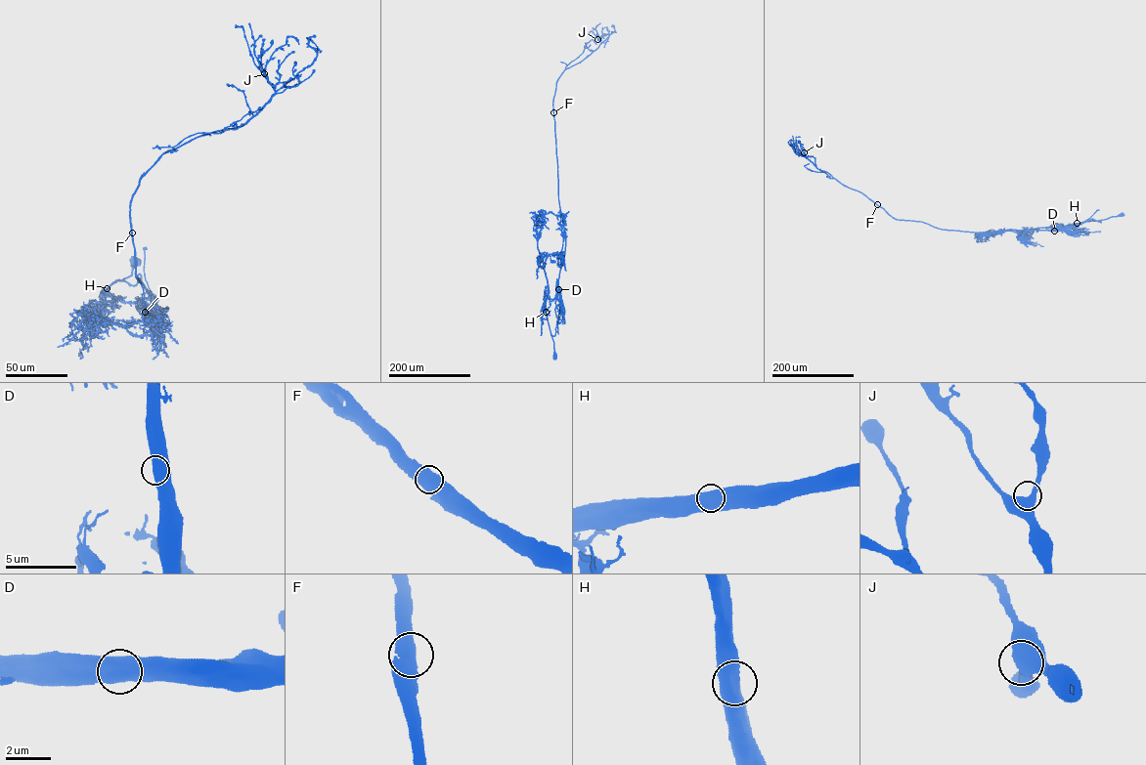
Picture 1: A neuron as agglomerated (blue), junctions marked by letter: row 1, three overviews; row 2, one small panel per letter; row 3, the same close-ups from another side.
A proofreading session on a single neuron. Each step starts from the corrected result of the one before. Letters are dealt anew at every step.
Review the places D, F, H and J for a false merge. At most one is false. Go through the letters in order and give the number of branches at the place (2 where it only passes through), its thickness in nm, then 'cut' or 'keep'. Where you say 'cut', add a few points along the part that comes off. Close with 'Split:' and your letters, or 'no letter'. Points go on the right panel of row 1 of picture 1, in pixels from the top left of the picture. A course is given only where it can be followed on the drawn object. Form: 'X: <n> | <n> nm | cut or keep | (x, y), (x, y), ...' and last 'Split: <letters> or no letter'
D: 2 | 700 nm | keep
F: 2 | 700 nm | keep
H: 2 | 750 nm | keep
J: 2 | 600 nm | keep
Split: no letter

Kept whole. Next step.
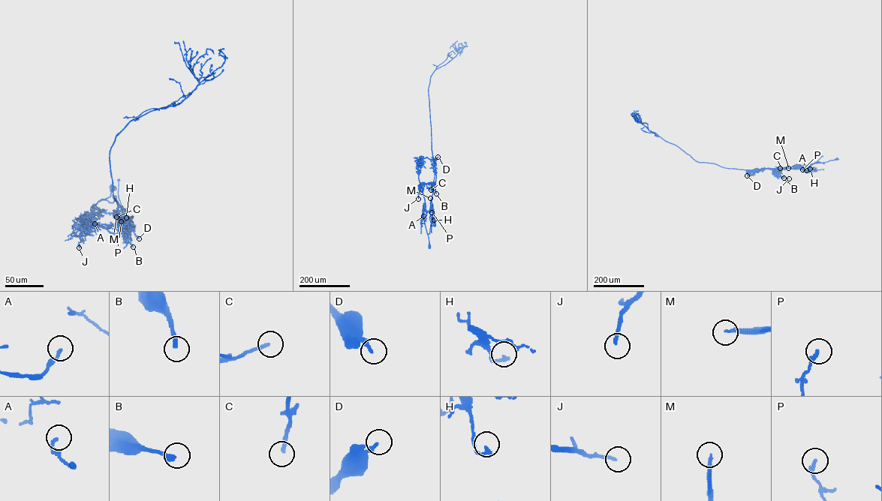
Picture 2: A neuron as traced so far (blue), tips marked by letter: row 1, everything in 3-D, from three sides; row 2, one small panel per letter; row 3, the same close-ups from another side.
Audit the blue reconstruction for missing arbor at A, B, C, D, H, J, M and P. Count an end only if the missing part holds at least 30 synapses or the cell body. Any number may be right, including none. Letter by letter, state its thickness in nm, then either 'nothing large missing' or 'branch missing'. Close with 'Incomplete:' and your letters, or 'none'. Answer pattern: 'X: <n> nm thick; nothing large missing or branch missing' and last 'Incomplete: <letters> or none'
A: 180 nm thick; nothing large missing
B: 260 nm thick; nothing large missing
C: 180 nm thick; nothing large missing
D: 170 nm thick; nothing large missing
H: 200 nm thick; nothing large missing
J: 170 nm thick; nothing large missing
M: 200 nm thick; branch missing
P: 240 nm thick; nothing large missing
Incomplete: M

